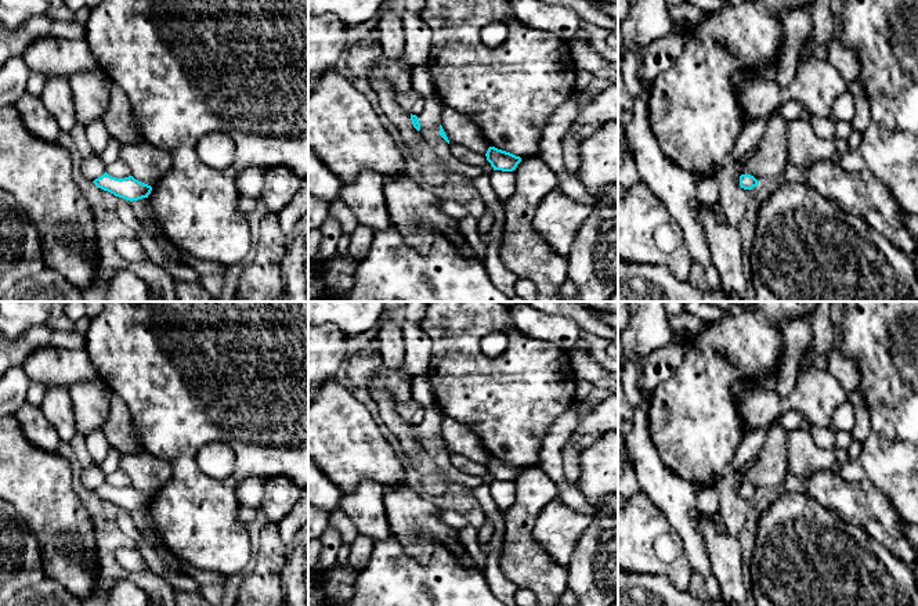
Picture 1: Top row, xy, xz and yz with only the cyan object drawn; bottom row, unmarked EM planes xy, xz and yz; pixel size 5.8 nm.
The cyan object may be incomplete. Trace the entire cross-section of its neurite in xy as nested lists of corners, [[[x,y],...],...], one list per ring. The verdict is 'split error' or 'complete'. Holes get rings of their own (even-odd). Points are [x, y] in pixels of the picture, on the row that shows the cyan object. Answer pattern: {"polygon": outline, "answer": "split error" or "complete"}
{"polygon": [[[106,172],[93,181],[98,188],[113,194],[115,196],[126,201],[138,201],[148,198],[152,187],[135,180],[133,176],[124,178],[116,178],[109,176]]], "answer": "complete"}

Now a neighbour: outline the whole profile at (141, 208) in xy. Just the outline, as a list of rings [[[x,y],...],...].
[[[147,198],[133,201],[131,206],[135,217],[140,220],[141,224],[145,224],[152,232],[159,237],[163,237],[167,241],[166,235],[160,231],[151,203]]]

